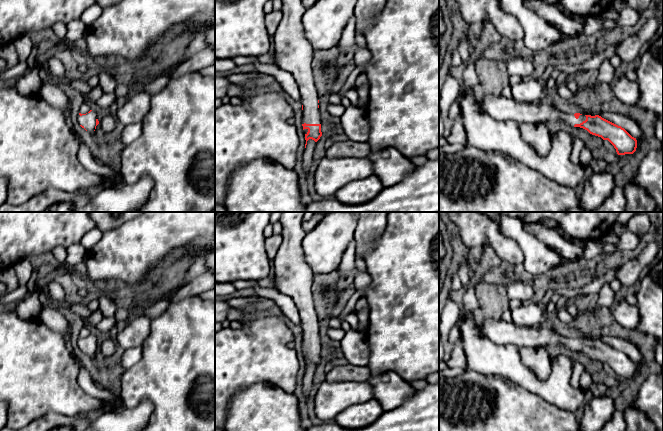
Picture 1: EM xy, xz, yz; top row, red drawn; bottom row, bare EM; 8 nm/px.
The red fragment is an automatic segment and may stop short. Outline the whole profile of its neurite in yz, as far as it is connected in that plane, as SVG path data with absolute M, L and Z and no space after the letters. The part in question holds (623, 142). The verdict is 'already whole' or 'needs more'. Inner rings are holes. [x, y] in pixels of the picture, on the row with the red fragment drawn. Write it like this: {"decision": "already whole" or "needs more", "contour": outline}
{"decision": "needs more", "contour": "M503 96L478 97L482 113L498 120L512 120L519 123L547 123L555 120L567 125L580 127L590 134L608 140L616 149L618 155L633 154L637 148L637 140L624 128L618 126L599 115L583 115L580 113L568 114L558 111L553 104L544 101L521 103L513 98Z"}

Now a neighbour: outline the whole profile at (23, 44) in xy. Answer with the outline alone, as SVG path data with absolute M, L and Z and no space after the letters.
M28 34L19 36L13 42L19 61L26 61L32 52L33 42Z

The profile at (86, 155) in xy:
M80 137L80 147L78 150L78 159L81 164L90 172L109 177L111 184L117 187L123 184L123 176L120 169L111 165L105 165L95 159L95 153L91 148L86 146Z

